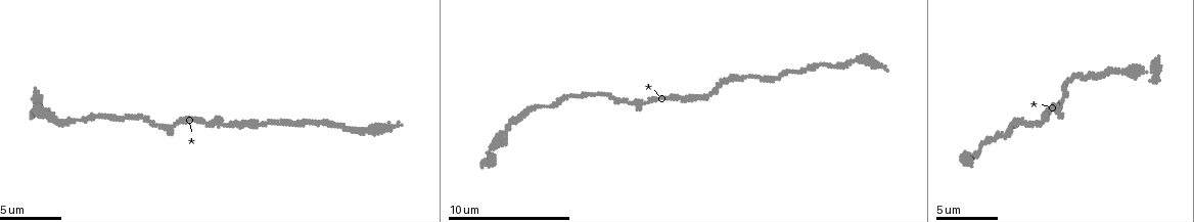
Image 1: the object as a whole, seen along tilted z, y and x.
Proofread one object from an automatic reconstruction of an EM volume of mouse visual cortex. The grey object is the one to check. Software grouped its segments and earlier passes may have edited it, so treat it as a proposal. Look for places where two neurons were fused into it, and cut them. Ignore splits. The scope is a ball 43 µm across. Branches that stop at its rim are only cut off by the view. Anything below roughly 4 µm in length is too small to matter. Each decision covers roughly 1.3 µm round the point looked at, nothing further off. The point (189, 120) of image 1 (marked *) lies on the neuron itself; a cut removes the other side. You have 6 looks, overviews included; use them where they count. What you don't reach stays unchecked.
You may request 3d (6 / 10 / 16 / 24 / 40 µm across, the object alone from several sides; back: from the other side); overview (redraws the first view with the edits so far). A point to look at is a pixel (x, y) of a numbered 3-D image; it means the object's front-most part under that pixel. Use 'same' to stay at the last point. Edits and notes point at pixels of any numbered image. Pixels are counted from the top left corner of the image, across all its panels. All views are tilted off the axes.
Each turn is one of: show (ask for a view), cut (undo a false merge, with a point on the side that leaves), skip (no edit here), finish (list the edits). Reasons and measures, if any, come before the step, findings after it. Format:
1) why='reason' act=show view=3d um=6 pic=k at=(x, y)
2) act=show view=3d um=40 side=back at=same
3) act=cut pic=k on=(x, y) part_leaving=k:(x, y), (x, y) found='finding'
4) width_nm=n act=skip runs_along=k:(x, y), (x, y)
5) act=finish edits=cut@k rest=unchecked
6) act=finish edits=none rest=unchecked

why='thick turns thin' act=show view=3d um=10 pic=1 at=(678, 99)

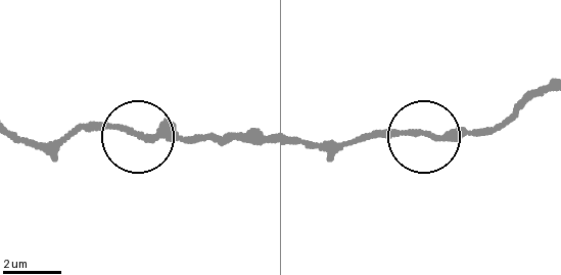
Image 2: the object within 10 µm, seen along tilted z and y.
act=skip runs_along=2:(387, 134), (499, 131) found='all the same neuron'

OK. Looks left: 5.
why='thick turns thin' act=show view=3d um=16 pic=1 at=(742, 76)

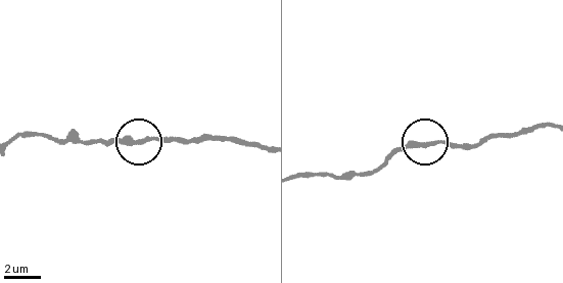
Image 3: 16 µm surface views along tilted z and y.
act=show view=3d um=6 pic=3 at=(140, 142)

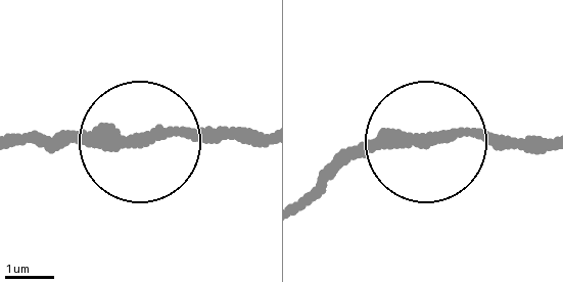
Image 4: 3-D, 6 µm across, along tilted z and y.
act=skip runs_along=4:(310, 200), (388, 146), (547, 143) found='continuous, no second neuron'

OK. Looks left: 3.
act=finish edits=none rest=unchecked

